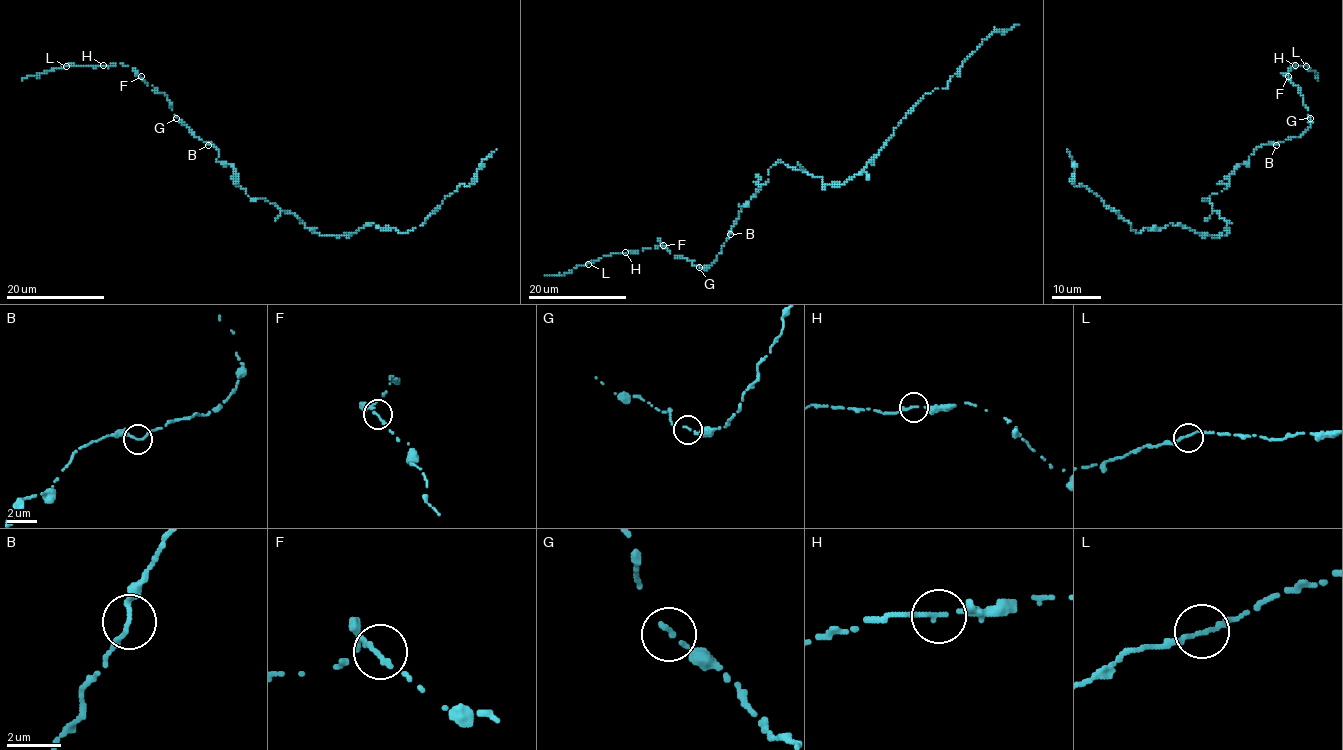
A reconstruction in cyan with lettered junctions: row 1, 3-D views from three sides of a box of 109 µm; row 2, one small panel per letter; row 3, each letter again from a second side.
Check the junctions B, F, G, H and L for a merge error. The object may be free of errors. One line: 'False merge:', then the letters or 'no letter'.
False merge: no letter

